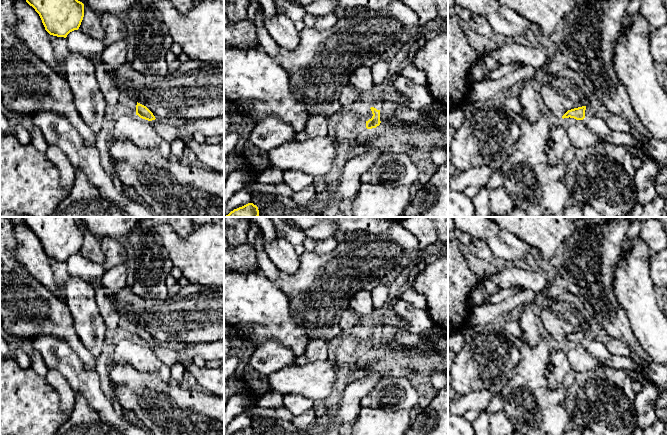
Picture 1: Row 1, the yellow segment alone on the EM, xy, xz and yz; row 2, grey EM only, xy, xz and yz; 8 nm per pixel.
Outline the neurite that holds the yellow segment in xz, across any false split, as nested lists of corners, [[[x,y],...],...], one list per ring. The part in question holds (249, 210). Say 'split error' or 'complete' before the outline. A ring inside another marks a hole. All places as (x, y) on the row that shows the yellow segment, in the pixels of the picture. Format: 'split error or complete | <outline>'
complete | [[[248,203],[242,207],[234,209],[225,217],[258,217],[259,210],[253,203]]]

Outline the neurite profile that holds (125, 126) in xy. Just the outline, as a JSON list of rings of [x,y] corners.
[[[124,115],[114,122],[112,138],[128,140],[140,147],[157,150],[164,157],[171,157],[170,142],[159,136],[151,121],[137,115]]]

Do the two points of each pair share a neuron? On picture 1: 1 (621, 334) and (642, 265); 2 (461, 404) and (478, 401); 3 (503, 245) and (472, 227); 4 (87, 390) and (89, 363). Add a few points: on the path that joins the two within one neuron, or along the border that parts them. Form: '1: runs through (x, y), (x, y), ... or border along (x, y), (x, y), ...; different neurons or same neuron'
1: border along (615, 296), (636, 338); different neurons
2: runs through (465, 403), (474, 401); same neuron
3: runs through (495, 238), (480, 228); same neuron
4: border along (74, 351), (86, 369), (94, 370); different neurons

